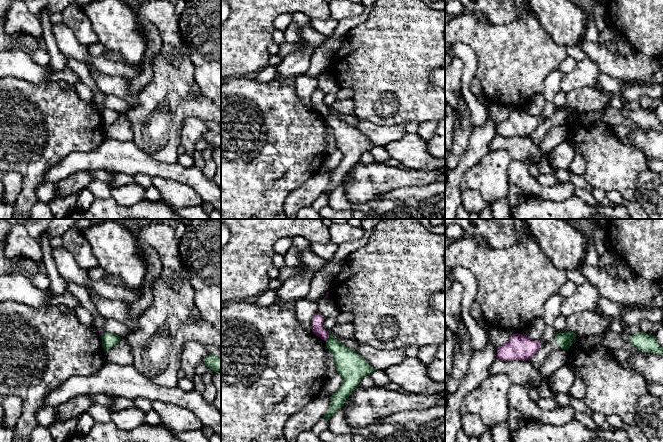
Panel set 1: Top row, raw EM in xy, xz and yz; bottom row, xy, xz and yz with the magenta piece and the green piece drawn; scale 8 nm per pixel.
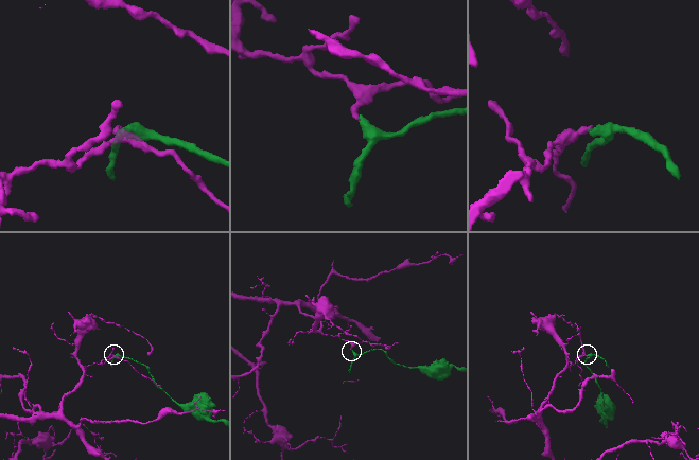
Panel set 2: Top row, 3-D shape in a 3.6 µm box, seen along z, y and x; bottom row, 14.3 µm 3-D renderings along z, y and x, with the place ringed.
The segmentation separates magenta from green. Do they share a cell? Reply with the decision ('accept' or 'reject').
reject

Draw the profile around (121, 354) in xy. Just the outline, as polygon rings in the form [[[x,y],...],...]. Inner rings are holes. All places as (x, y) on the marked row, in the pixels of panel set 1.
[[[128,339],[120,340],[117,345],[109,350],[105,350],[105,354],[110,363],[120,366],[133,365],[134,357]]]

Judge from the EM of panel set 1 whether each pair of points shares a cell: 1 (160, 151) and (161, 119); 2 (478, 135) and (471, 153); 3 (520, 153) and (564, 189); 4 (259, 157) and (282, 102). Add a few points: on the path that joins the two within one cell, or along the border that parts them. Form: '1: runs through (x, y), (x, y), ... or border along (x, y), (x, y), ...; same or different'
1: runs through (160, 143), (160, 127); same
2: runs through (478, 139), (478, 146), (475, 149); same
3: border along (513, 159), (531, 160), (534, 163); different
4: runs through (259, 143), (268, 133), (268, 120), (270, 116); same

